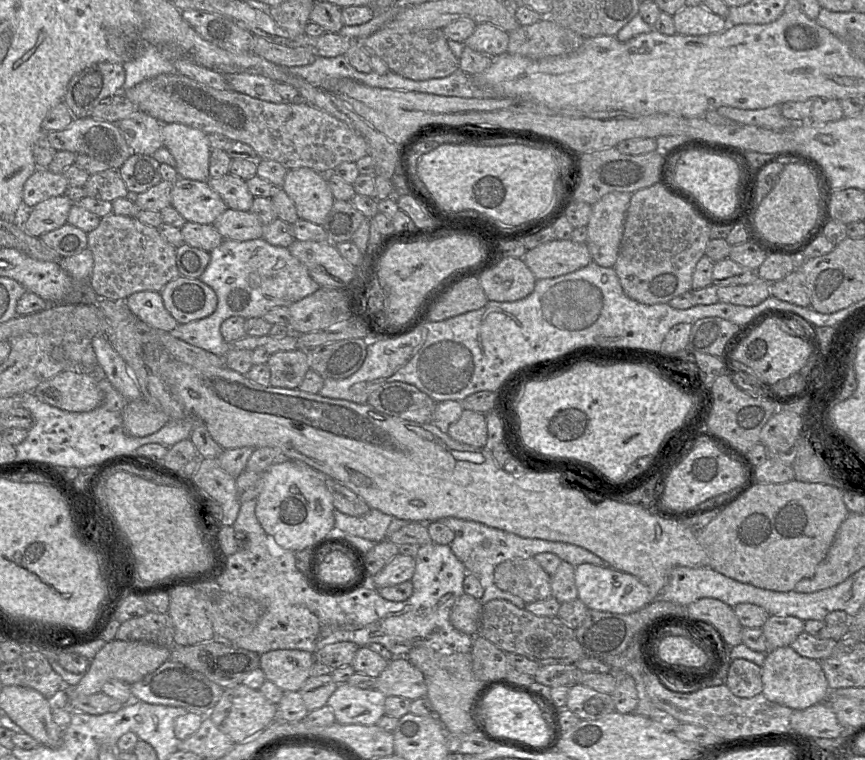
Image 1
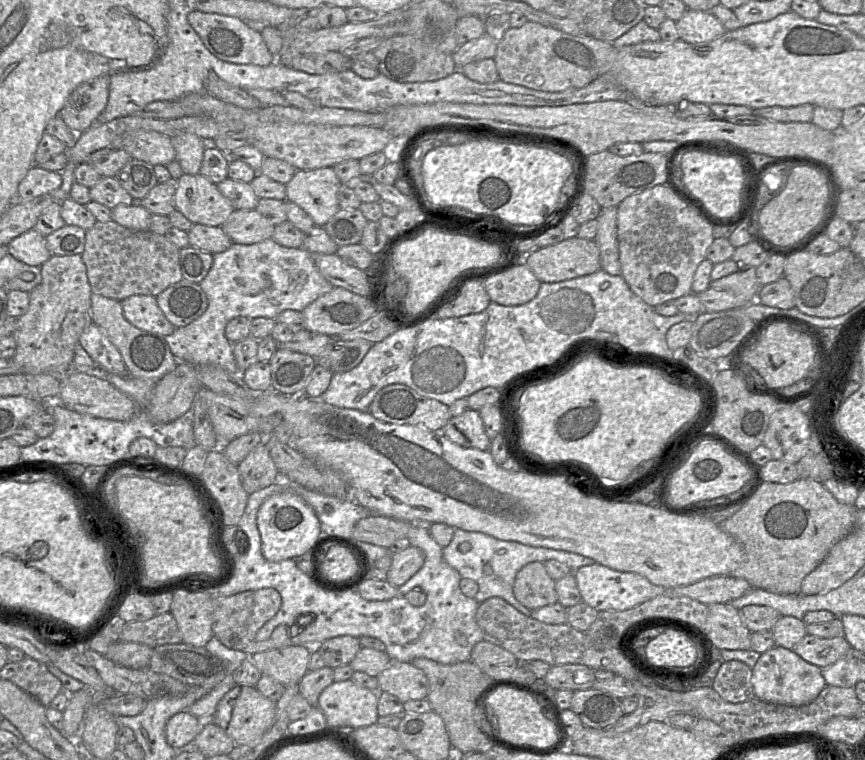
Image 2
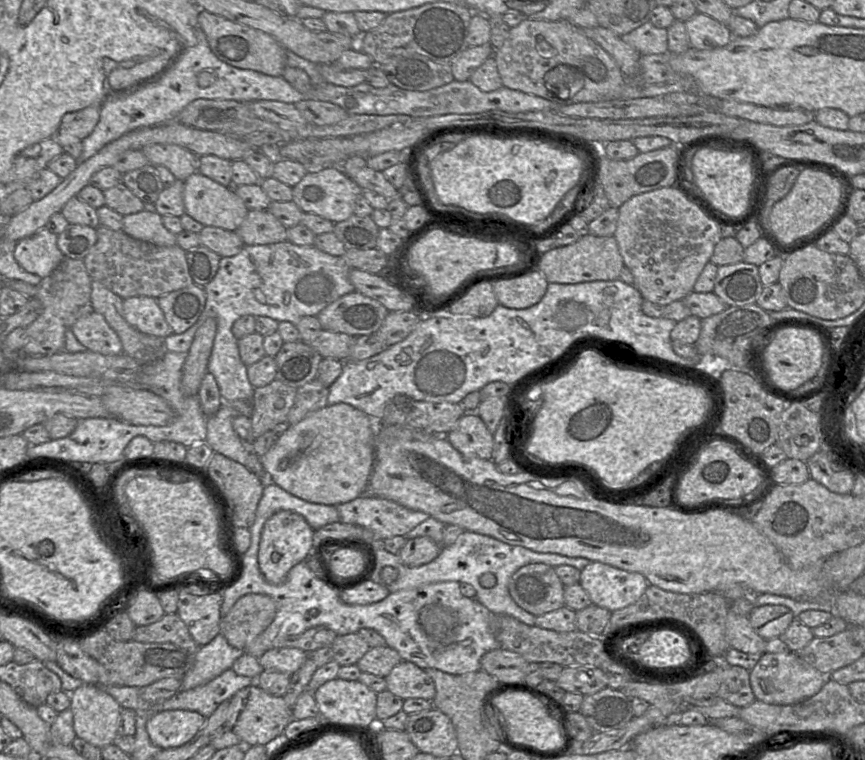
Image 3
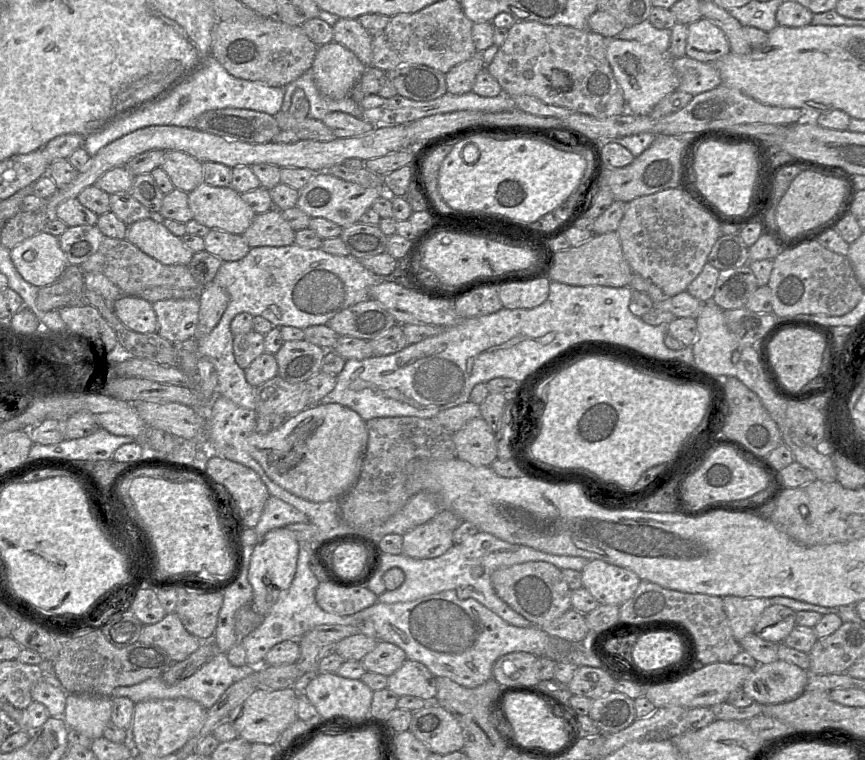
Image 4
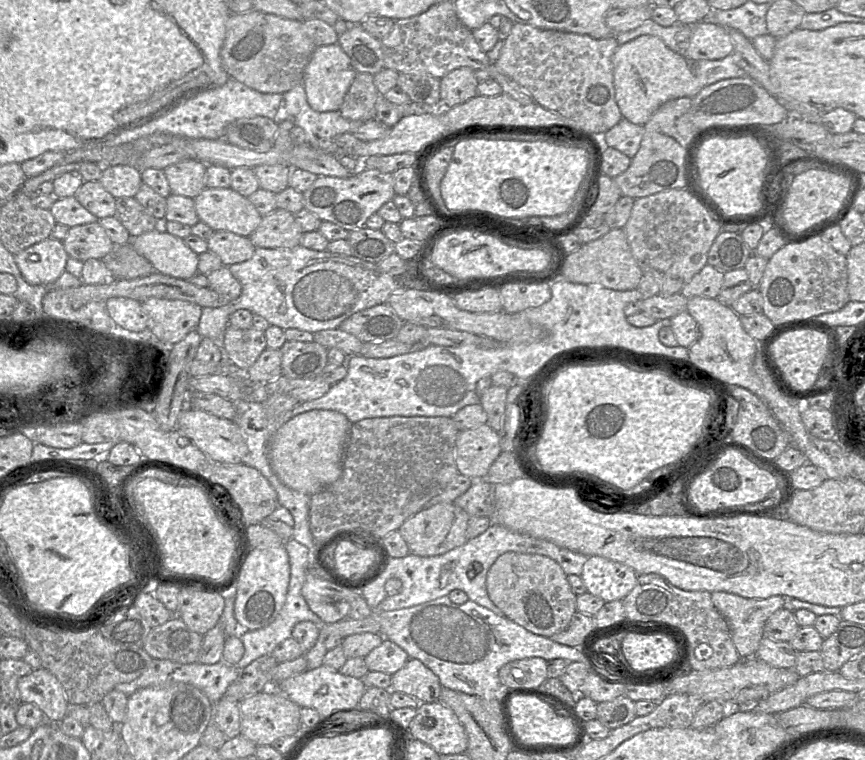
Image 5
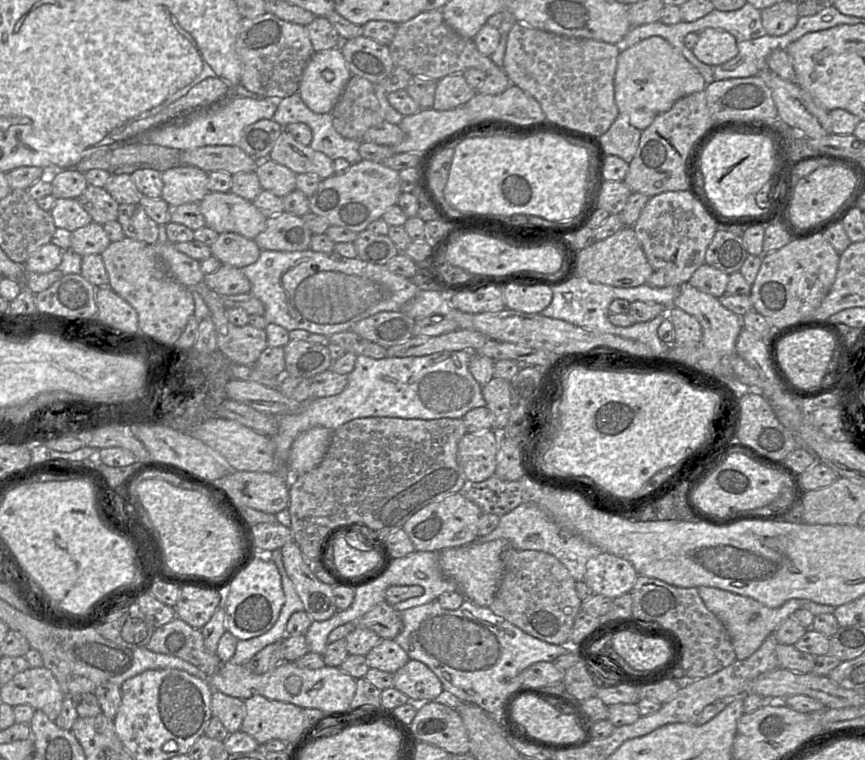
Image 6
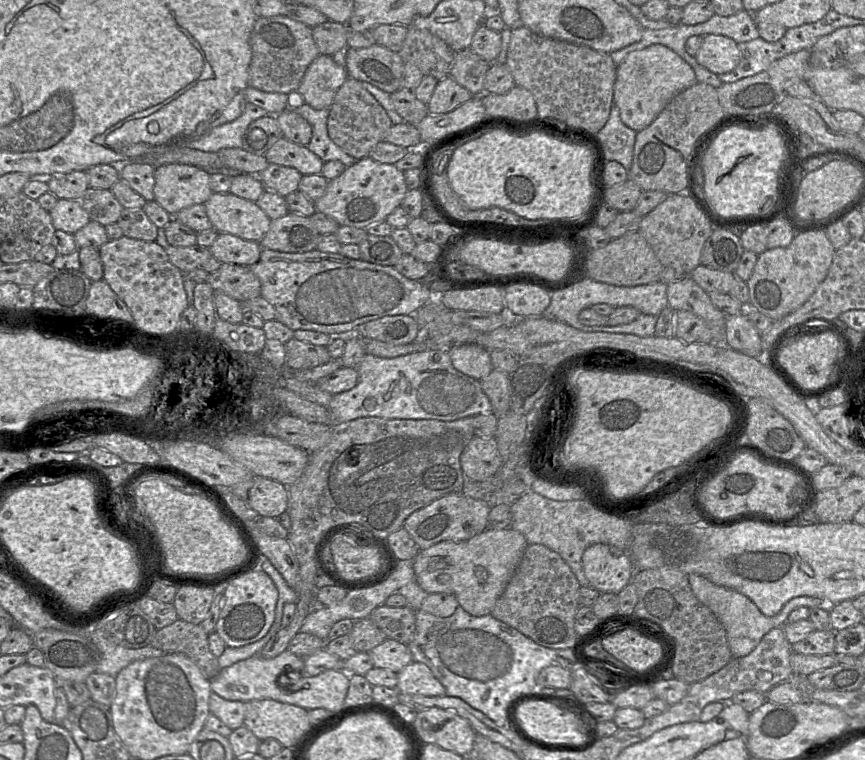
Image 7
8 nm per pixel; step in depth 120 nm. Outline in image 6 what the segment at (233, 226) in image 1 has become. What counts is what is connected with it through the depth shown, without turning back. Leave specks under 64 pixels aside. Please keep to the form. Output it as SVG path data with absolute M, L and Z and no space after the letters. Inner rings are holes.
M283 211L267 217L265 229L254 241L261 250L302 251L310 249L312 236L300 216Z

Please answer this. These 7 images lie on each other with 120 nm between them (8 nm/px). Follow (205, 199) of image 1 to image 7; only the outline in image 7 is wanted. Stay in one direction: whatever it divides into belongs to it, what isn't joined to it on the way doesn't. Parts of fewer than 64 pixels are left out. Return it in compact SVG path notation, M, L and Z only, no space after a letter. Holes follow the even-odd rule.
M212 193L204 203L213 229L248 241L260 242L271 224L256 202L231 193Z

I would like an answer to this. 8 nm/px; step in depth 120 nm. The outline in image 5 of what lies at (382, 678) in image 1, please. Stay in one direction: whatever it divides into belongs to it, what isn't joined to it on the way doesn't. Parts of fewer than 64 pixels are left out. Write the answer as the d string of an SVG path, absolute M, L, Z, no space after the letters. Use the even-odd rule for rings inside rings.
M410 658L392 675L390 691L412 696L419 703L439 701L442 685L438 676L422 661Z

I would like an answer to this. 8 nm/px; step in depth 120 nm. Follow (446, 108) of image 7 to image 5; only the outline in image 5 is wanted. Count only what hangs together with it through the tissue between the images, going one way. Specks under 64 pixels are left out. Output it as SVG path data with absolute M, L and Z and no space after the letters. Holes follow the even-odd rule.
M461 67L440 79L442 108L452 108L478 95L478 81L474 71L468 67Z

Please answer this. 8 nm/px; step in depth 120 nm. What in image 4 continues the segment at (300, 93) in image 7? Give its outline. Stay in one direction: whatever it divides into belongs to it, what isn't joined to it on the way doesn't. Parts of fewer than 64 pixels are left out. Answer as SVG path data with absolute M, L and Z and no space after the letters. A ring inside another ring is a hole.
M335 41L318 46L311 66L319 92L334 100L348 96L366 68L351 50Z

